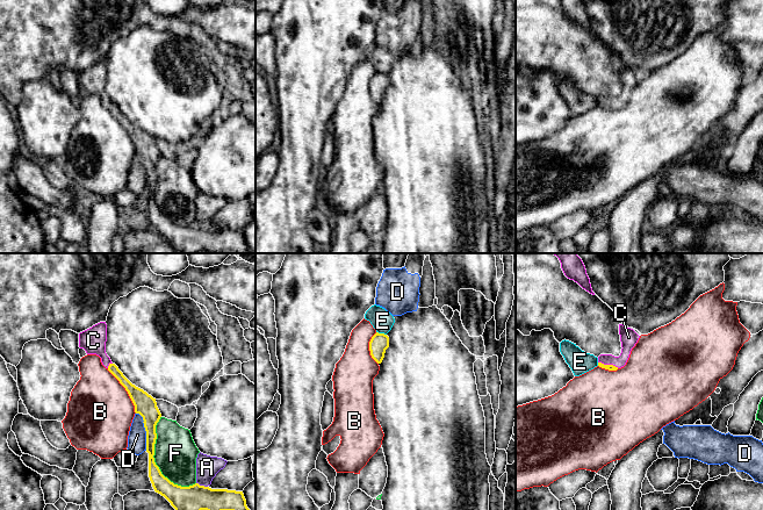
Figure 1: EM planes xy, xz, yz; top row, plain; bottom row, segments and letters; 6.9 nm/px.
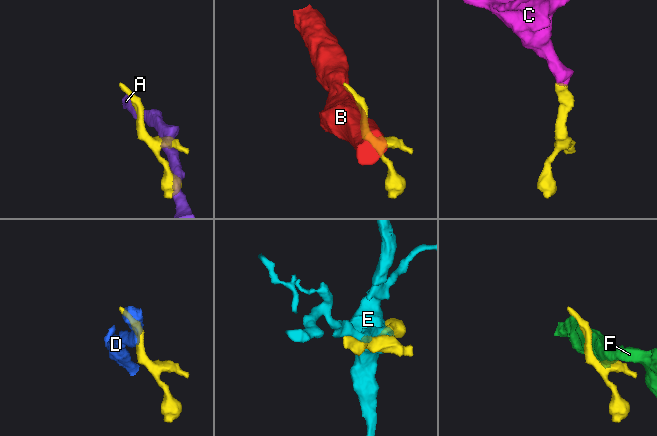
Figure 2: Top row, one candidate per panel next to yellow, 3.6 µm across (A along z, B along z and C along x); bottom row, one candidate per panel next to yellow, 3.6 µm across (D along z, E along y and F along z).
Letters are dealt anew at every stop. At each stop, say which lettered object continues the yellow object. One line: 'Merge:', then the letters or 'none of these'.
Merge: C

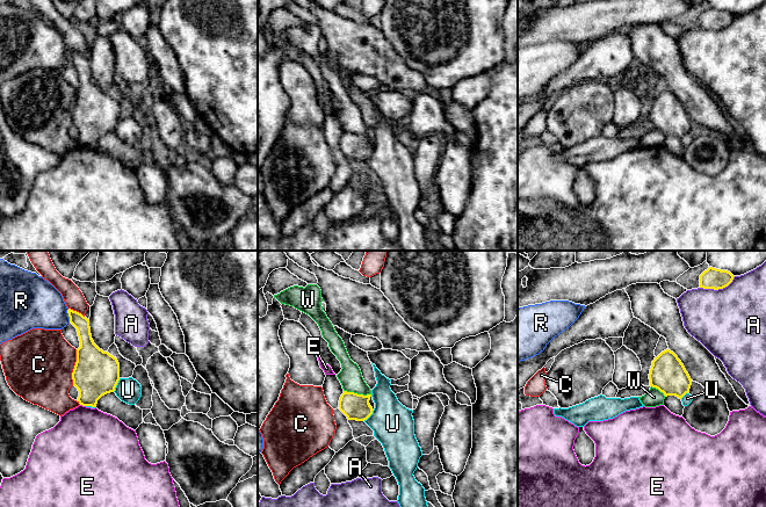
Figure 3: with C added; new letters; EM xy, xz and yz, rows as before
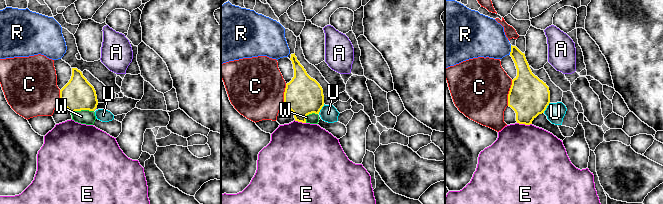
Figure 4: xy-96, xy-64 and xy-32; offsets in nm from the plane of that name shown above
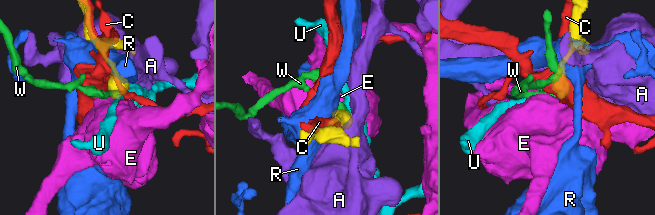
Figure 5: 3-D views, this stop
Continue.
Merge: none of these

